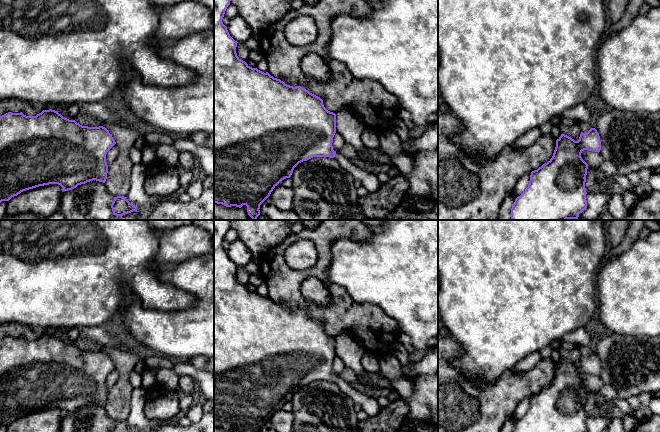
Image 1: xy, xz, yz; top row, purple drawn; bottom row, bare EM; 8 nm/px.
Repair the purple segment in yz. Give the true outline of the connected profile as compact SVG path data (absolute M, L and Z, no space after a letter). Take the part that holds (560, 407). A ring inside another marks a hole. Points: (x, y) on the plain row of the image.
M595 352L587 357L581 356L578 365L561 358L552 382L531 396L528 411L515 423L512 432L587 432L585 406L588 388L581 381L584 374L600 376L600 360Z

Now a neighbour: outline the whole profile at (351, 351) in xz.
M341 334L336 337L336 356L342 359L347 367L353 369L358 376L364 373L361 359L367 352L361 342L349 334Z

